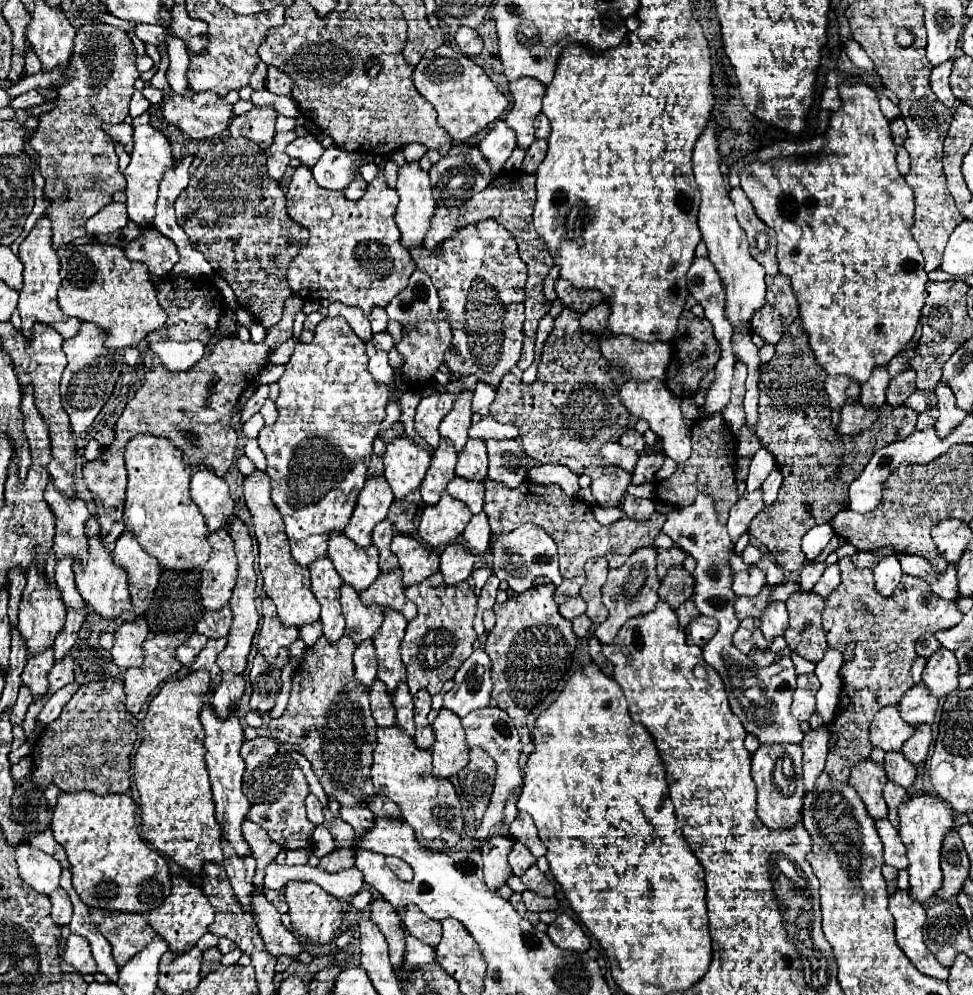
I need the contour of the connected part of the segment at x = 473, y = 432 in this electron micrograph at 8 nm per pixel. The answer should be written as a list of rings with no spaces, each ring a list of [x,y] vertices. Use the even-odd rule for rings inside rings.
[[[490,415],[474,423],[468,433],[472,439],[514,439],[518,437],[518,429],[512,423],[498,423]]]

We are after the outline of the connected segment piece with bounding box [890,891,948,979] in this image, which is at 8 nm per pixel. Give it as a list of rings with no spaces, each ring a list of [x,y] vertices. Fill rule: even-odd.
[[[896,891],[890,897],[890,913],[896,921],[896,941],[912,965],[924,975],[948,979],[948,969],[936,961],[922,939],[922,925],[926,921],[924,907],[916,903],[908,893]]]

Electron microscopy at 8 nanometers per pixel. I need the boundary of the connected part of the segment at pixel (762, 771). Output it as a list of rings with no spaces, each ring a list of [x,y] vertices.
[[[782,743],[782,745],[760,745],[752,755],[752,779],[758,789],[758,817],[766,821],[766,827],[780,829],[794,825],[794,819],[800,817],[804,785],[802,785],[802,747],[798,743]]]

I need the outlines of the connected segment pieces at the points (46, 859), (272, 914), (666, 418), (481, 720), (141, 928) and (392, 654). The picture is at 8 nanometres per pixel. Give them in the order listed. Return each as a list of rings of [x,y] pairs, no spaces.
[[[24,843],[16,849],[16,863],[22,881],[26,881],[34,891],[50,895],[58,889],[62,867],[52,855]]]
[[[254,887],[252,891],[250,905],[252,905],[252,913],[256,915],[256,925],[268,953],[276,957],[290,955],[298,959],[298,953],[302,951],[298,939],[280,923],[280,913],[272,903],[268,903],[268,899],[258,887]]]
[[[660,379],[658,381],[646,381],[644,385],[638,385],[636,381],[628,381],[620,389],[620,401],[630,411],[630,415],[634,415],[636,419],[644,419],[650,425],[650,429],[664,441],[664,453],[668,457],[672,457],[676,463],[682,463],[690,457],[692,421],[682,419],[680,399],[674,397],[674,393],[670,393],[670,389],[666,389],[664,381],[660,381]]]
[[[482,707],[482,709],[476,709],[476,711],[468,713],[462,719],[462,727],[466,731],[466,743],[468,743],[468,747],[482,747],[496,761],[496,767],[498,767],[498,777],[496,777],[492,801],[490,801],[490,805],[488,805],[488,809],[484,813],[484,819],[482,819],[480,827],[474,833],[474,835],[490,837],[490,829],[496,823],[502,821],[504,801],[506,801],[508,793],[522,783],[522,775],[520,775],[520,769],[518,769],[518,757],[520,757],[520,751],[522,751],[520,737],[518,737],[518,731],[516,731],[512,719],[508,717],[508,713],[504,709],[500,709],[500,707]]]
[[[92,909],[90,917],[112,945],[112,955],[118,967],[126,965],[138,951],[142,951],[156,937],[156,931],[148,925],[146,915],[142,913]]]
[[[386,609],[382,629],[374,635],[374,647],[378,657],[378,679],[386,683],[388,693],[394,695],[396,687],[406,681],[406,667],[400,659],[400,643],[404,639],[408,621],[402,613]]]

